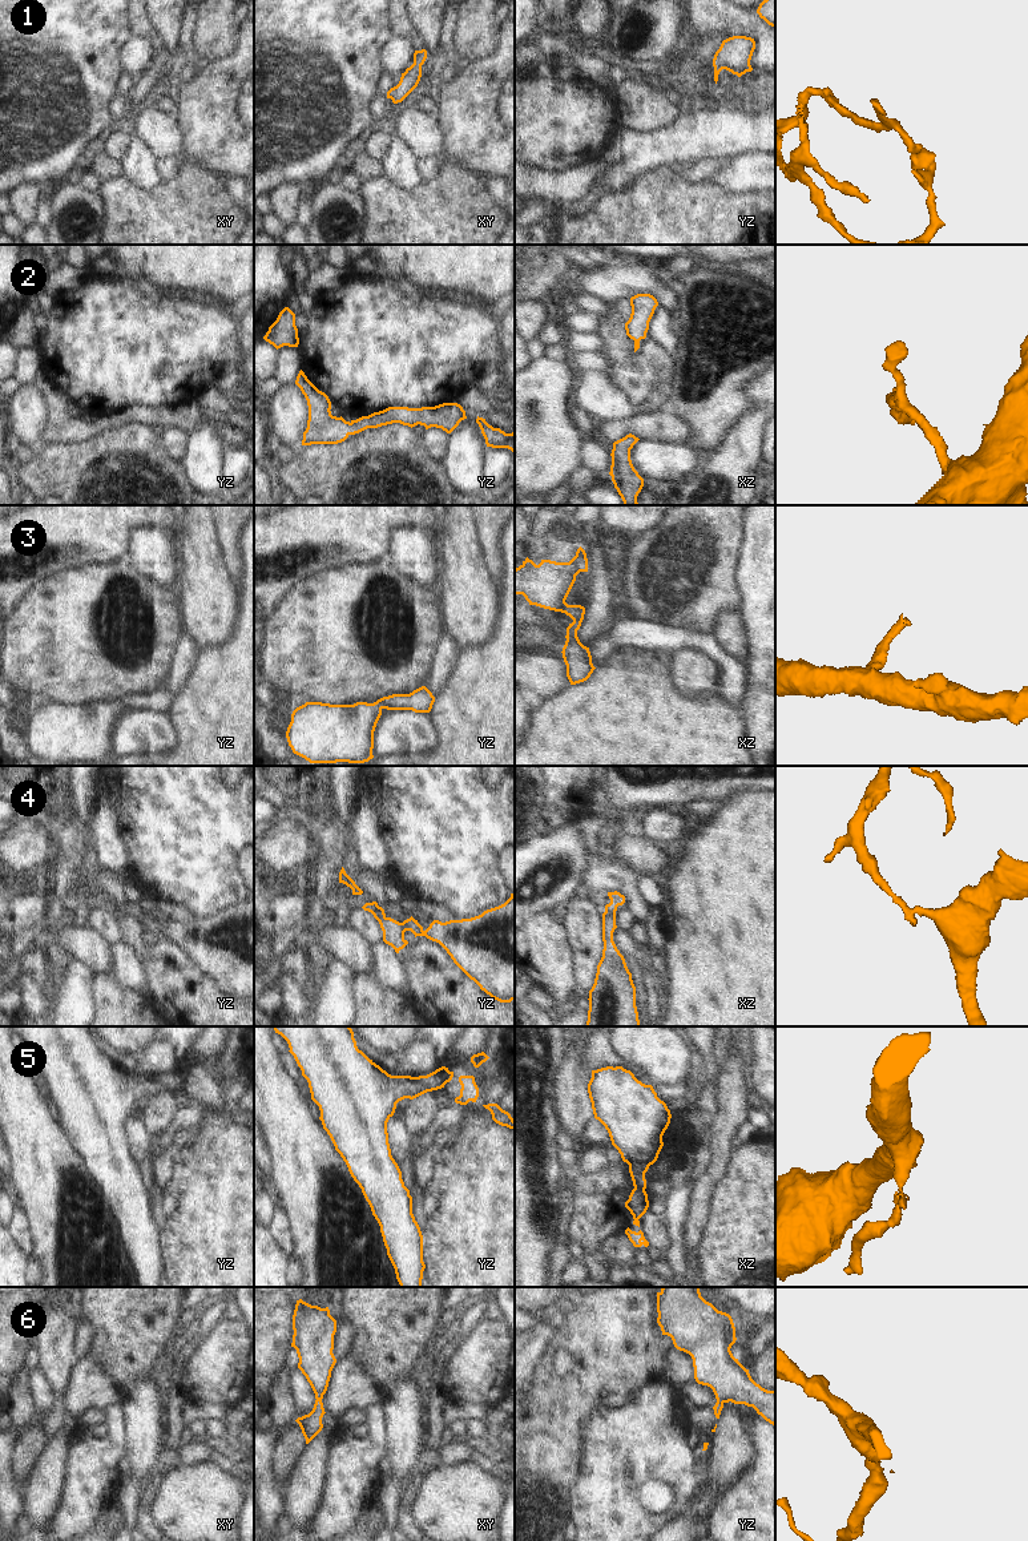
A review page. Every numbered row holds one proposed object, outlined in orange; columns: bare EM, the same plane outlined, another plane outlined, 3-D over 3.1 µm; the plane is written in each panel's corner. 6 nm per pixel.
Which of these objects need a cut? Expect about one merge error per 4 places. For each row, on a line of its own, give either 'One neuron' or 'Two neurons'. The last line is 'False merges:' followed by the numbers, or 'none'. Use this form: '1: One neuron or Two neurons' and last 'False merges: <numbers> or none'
1: One neuron
2: One neuron
3: One neuron
4: Two neurons
5: Two neurons
6: One neuron
False merges: 4, 5

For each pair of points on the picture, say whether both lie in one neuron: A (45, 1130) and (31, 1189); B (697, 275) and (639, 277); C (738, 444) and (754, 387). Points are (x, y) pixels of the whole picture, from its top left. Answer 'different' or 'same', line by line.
A: same
B: different
C: same

